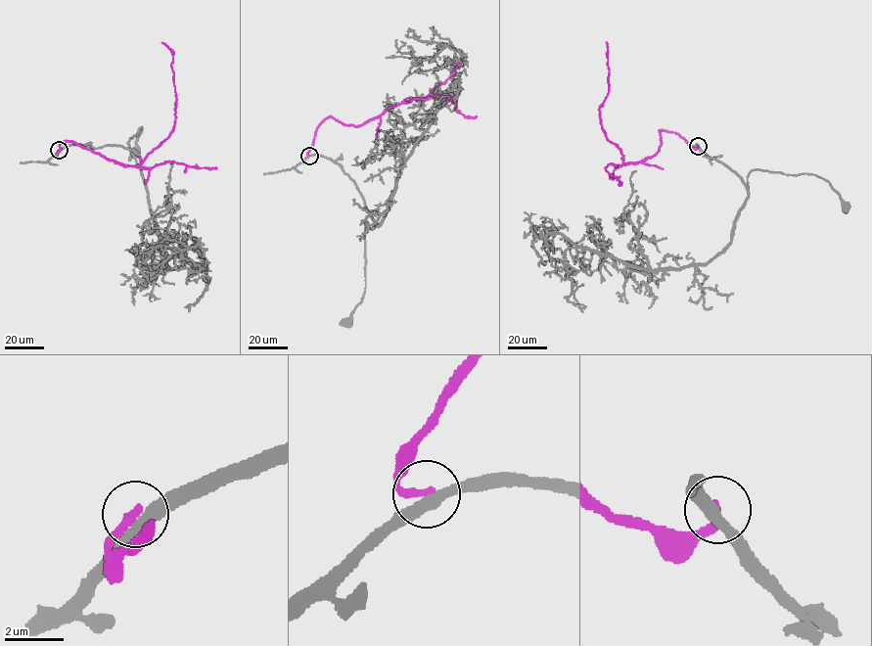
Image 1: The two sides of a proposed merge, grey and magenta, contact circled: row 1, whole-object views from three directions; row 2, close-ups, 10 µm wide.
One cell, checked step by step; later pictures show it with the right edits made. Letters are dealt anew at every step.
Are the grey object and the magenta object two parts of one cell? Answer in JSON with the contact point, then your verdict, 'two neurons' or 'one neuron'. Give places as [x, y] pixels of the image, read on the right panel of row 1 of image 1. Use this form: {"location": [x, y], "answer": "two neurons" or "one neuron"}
{"location": [698, 146], "answer": "two neurons"}

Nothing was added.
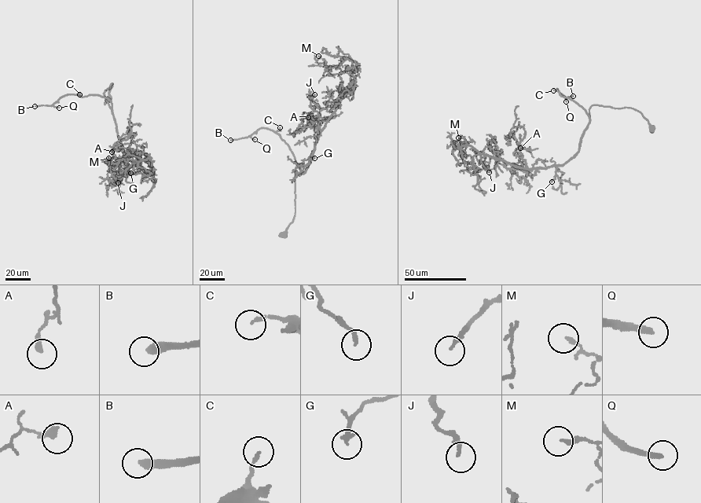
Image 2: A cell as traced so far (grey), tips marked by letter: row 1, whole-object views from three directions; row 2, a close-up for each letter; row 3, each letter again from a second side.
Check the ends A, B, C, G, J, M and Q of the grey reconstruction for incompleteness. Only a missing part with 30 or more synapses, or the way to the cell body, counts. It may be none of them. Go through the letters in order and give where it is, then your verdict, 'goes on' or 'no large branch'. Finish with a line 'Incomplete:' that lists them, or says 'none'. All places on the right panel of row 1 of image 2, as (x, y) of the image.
A: (520, 148) | no large branch
B: (573, 96) | goes on
C: (553, 90) | no large branch
G: (552, 181) | no large branch
J: (489, 172) | no large branch
M: (458, 137) | no large branch
Q: (566, 101) | goes on
Incomplete: B, Q

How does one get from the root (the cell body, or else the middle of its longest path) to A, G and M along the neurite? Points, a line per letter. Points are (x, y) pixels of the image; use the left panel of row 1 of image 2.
A: (108, 98), (112, 83), (104, 93), (111, 110), (126, 162), (129, 166), (124, 158), (115, 159), (111, 152)
G: (108, 98), (112, 83), (104, 93), (111, 110), (125, 156), (123, 163), (130, 173)
M: (108, 98), (112, 83), (104, 93), (126, 162), (132, 167), (148, 157), (133, 163), (108, 158)

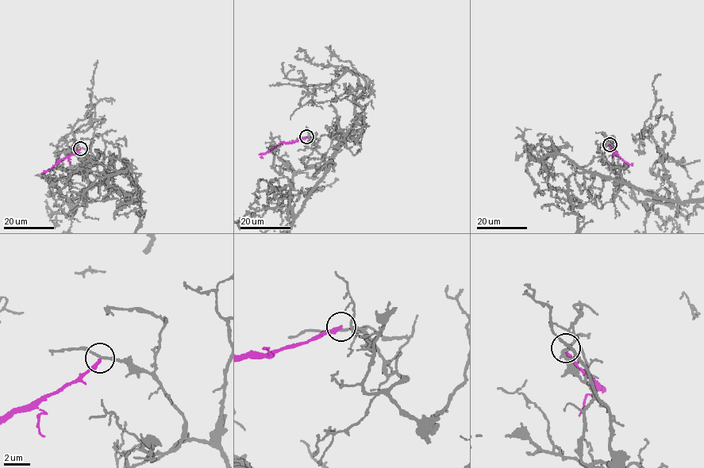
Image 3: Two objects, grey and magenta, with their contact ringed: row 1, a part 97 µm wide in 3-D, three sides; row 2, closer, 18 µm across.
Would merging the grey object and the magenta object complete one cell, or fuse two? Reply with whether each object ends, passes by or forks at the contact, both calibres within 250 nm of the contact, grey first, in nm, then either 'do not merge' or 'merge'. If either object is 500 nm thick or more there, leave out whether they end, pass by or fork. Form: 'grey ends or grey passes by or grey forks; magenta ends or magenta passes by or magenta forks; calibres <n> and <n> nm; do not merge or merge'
grey passes by; magenta ends; calibres 180 and 300 nm; do not merge

